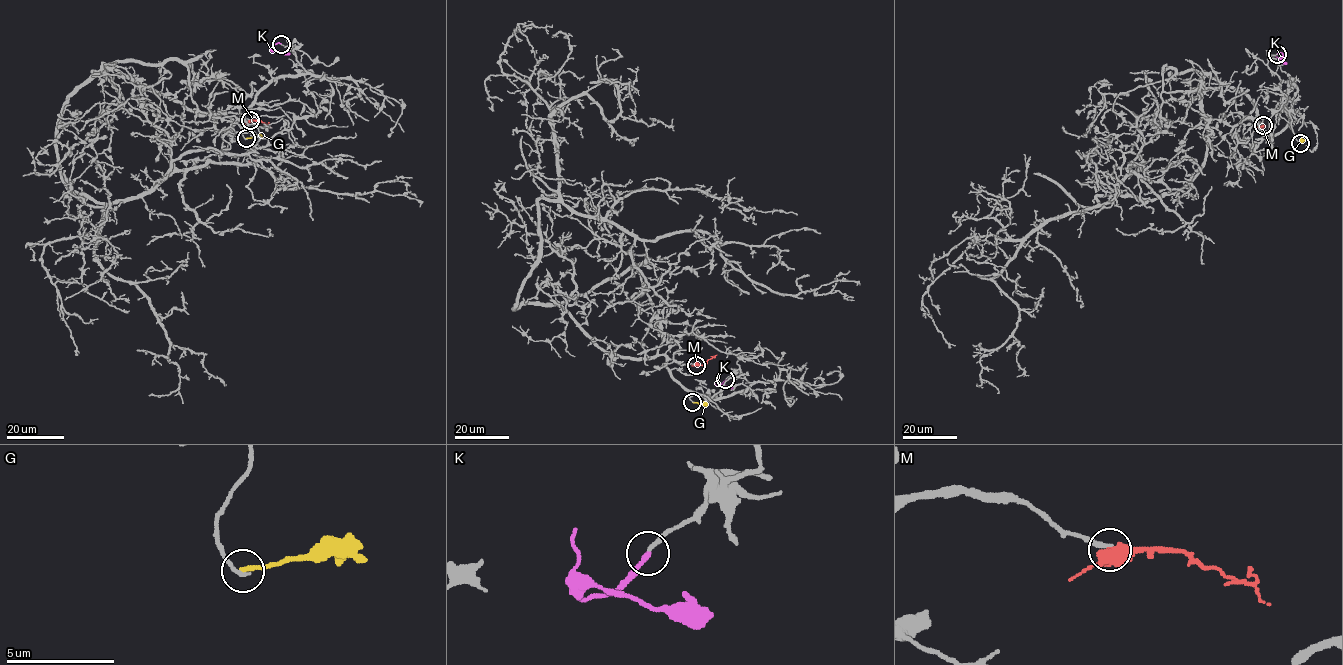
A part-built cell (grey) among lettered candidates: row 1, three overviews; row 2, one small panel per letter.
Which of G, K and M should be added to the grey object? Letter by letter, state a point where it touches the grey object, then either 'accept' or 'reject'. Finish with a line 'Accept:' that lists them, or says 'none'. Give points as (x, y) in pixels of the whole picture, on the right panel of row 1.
G: contact (1300, 143); reject
K: contact (1277, 54); accept
M: contact (1263, 125); reject
Accept: K

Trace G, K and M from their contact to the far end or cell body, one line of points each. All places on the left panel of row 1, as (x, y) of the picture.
G: (245, 139), (261, 135)
K: (281, 44), (273, 44), (272, 49), (289, 54)
M: (250, 120), (259, 120), (271, 127)

